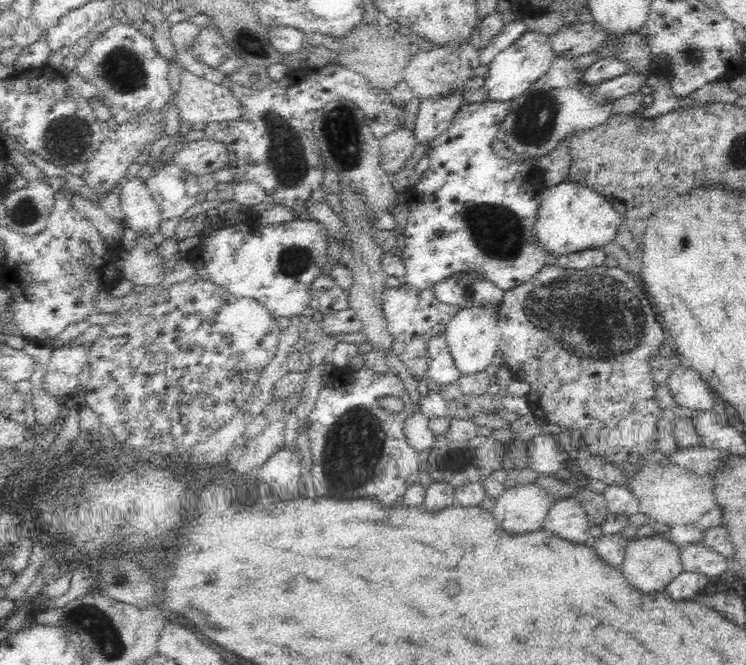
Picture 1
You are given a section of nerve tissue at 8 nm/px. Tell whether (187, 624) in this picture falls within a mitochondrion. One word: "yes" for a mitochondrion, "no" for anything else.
no

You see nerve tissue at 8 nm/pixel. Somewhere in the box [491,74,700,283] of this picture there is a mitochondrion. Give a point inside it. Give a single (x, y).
(534, 122)

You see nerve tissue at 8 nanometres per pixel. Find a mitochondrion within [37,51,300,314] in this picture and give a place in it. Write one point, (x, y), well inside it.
(68, 136)

